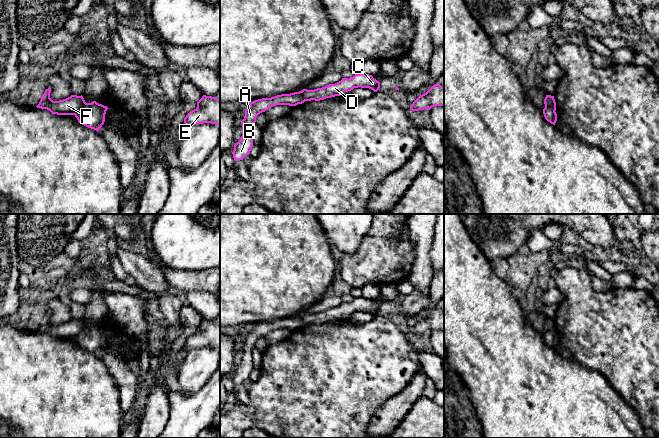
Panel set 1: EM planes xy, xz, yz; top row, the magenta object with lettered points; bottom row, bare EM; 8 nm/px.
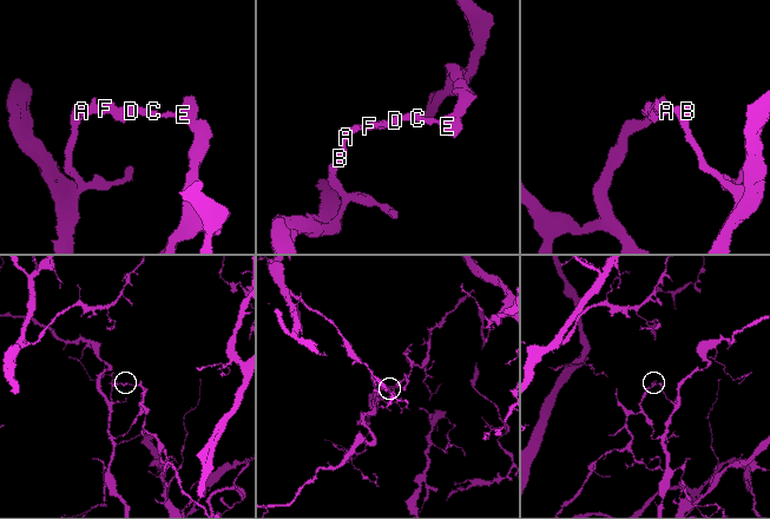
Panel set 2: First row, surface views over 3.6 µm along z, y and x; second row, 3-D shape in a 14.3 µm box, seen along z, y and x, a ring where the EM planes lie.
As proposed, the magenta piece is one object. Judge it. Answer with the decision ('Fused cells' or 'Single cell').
Fused cells

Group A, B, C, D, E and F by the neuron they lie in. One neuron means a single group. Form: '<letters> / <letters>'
A B F / C D E

